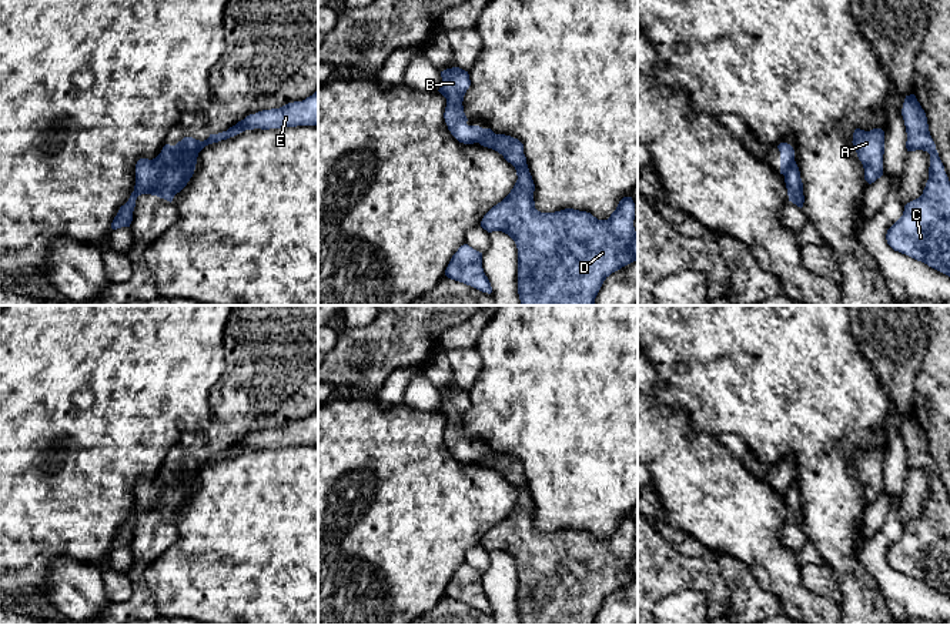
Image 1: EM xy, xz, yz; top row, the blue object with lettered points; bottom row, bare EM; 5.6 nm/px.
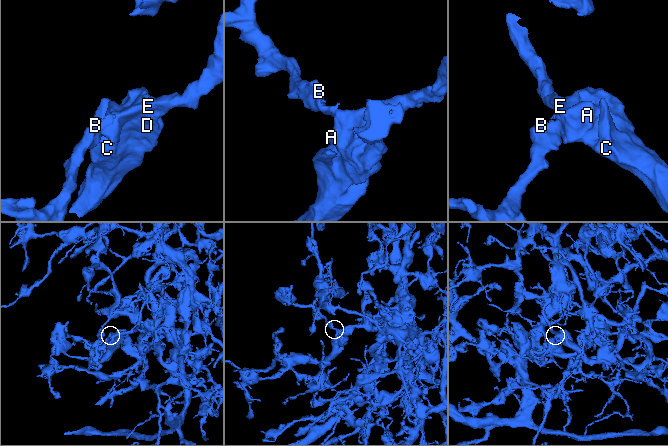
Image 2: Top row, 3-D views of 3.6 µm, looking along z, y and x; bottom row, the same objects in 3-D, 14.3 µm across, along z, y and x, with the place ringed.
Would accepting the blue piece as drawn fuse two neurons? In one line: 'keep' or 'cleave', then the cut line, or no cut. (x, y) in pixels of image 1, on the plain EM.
cleave; cut xy (176, 465), (180, 480), (170, 485), (146, 512)

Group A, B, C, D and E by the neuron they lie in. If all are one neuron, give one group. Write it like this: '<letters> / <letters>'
A C D E / B

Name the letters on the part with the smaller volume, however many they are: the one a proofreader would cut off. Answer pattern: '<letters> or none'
B

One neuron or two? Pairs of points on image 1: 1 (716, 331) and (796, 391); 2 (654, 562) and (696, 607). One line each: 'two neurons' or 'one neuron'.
1: one neuron
2: two neurons

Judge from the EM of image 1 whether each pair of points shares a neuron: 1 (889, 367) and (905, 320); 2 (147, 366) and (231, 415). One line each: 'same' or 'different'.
1: same
2: different

